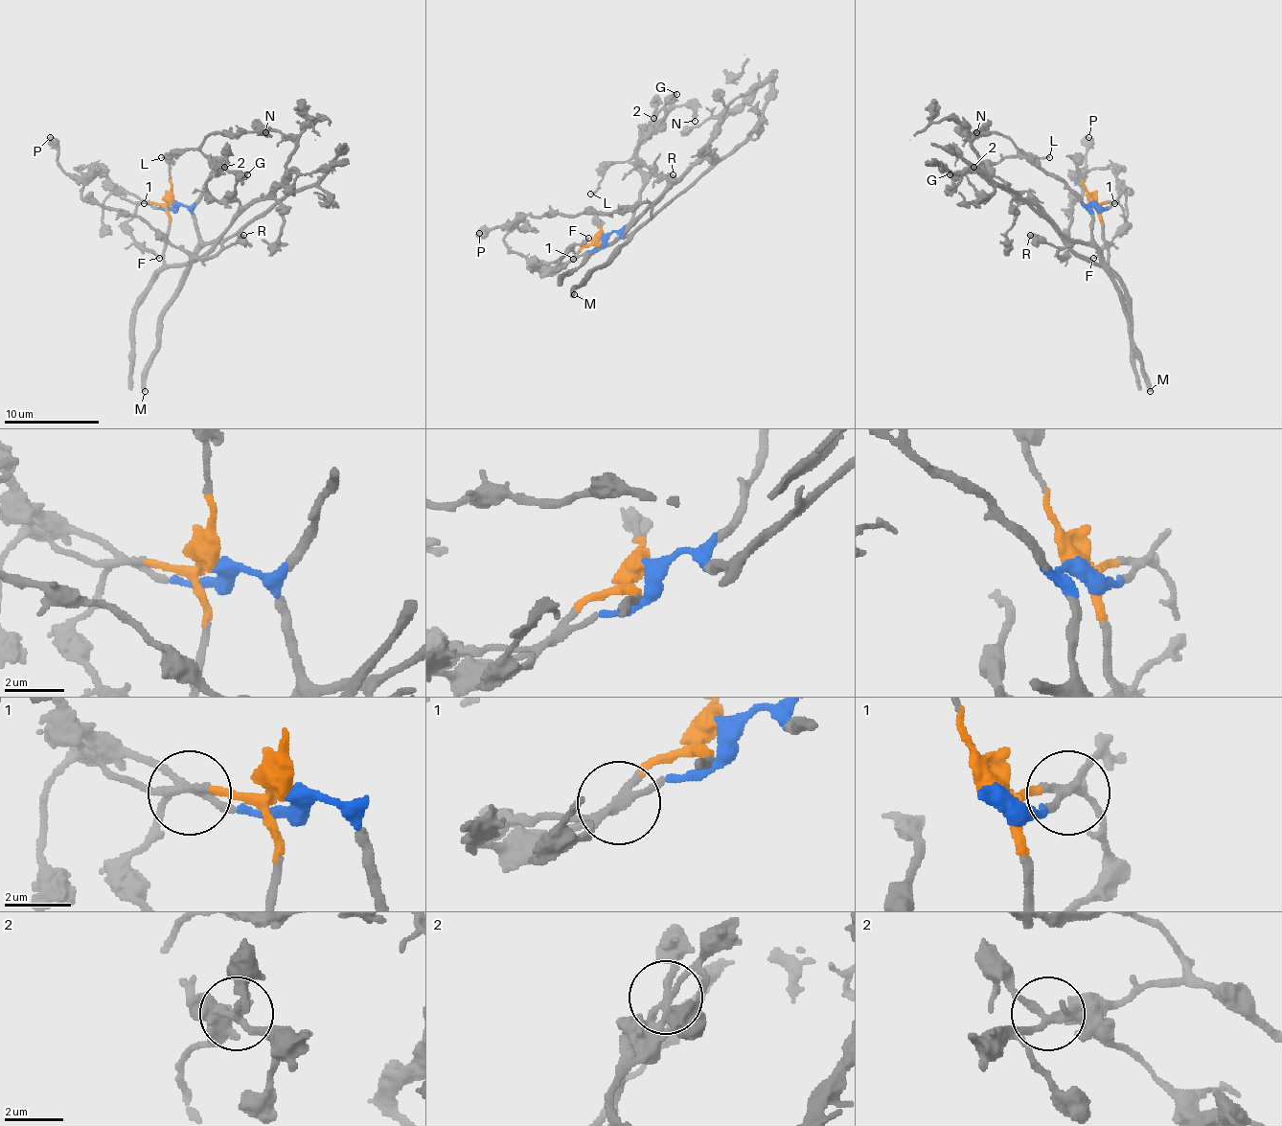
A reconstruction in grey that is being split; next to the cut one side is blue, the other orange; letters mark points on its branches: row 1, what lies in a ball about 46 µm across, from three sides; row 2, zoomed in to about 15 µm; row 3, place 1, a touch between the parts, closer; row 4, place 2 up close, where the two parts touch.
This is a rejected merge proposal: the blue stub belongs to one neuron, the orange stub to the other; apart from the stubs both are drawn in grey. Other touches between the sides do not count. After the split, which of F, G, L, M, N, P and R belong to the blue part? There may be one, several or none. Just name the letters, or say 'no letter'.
G, L, M, N, P, R

